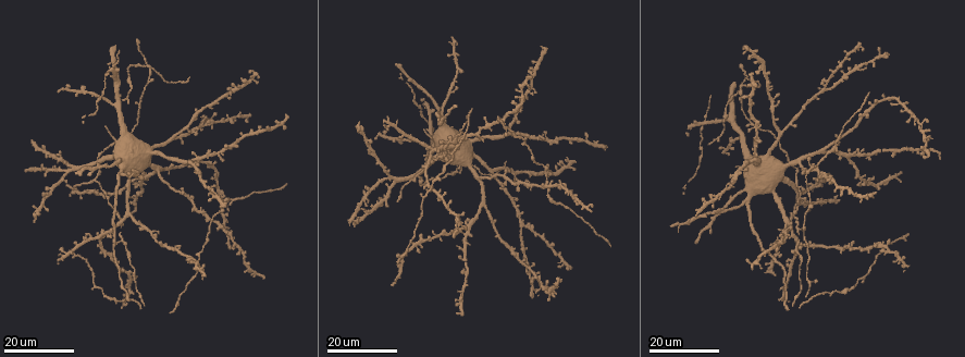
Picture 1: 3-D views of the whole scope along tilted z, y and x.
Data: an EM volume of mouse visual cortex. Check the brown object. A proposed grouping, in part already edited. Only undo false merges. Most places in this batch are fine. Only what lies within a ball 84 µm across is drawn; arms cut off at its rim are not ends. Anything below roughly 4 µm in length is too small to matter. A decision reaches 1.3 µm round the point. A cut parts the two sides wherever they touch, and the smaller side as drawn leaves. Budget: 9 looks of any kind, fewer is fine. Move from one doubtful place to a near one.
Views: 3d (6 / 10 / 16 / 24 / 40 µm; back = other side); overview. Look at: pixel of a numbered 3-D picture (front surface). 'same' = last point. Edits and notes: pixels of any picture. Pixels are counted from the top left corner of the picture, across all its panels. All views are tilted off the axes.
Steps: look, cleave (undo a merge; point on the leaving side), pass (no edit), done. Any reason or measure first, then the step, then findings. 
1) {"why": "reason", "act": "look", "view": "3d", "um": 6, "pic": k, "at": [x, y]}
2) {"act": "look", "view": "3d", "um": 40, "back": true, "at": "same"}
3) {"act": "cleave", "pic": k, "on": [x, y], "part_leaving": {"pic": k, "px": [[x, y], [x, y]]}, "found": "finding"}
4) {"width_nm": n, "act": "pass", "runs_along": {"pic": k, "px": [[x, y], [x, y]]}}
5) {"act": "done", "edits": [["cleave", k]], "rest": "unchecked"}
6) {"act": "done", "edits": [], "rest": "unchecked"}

{"why": "three arms meet", "act": "look", "view": "3d", "um": 16, "pic": 1, "at": [141, 100]}

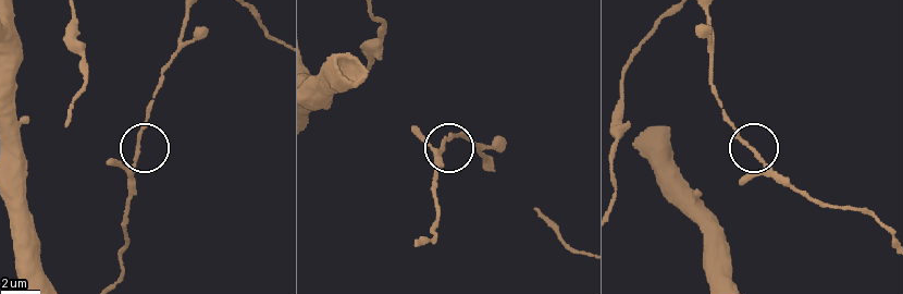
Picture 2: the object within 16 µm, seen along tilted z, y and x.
{"act": "look", "view": "3d", "um": 6, "pic": 2, "at": [136, 161]}

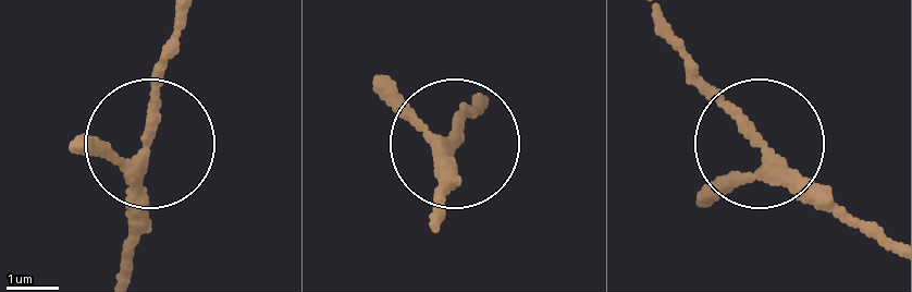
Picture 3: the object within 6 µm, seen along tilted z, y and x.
{"act": "pass", "runs_along": {"pic": 3, "px": [[890, 251], [826, 207], [663, 36]]}, "found": "continuous, no second neuron"}

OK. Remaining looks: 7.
{"act": "look", "view": "3d", "um": 16, "pic": 1, "at": [92, 178]}

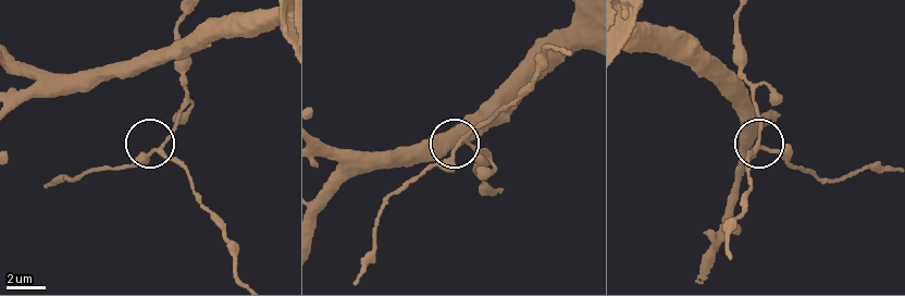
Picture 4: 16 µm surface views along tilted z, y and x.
{"act": "look", "view": "3d", "um": 10, "pic": 4, "at": [459, 139]}

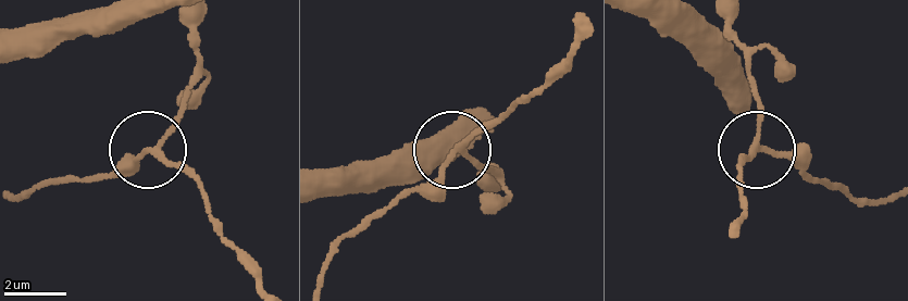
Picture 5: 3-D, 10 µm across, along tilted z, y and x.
{"act": "pass", "runs_along": {"pic": 5, "px": [[184, 17], [194, 69], [177, 124], [142, 159], [78, 183]]}, "found": "continuous, no second neuron"}

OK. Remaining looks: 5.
{"why": "thin arm on a thick one", "act": "look", "view": "3d", "um": 24, "pic": 1, "at": [523, 225]}

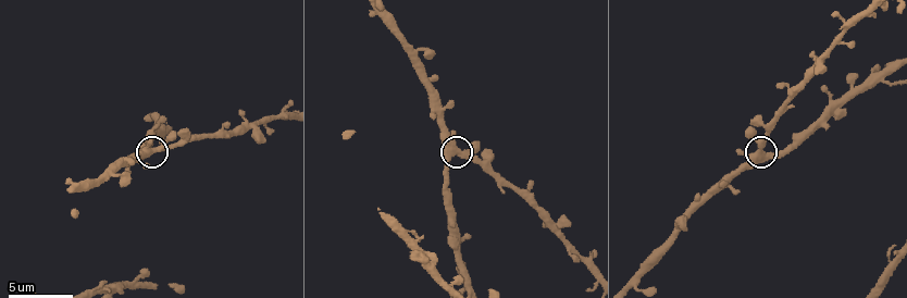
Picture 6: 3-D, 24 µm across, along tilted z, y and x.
{"act": "look", "view": "3d", "um": 10, "pic": 6, "at": [453, 152]}

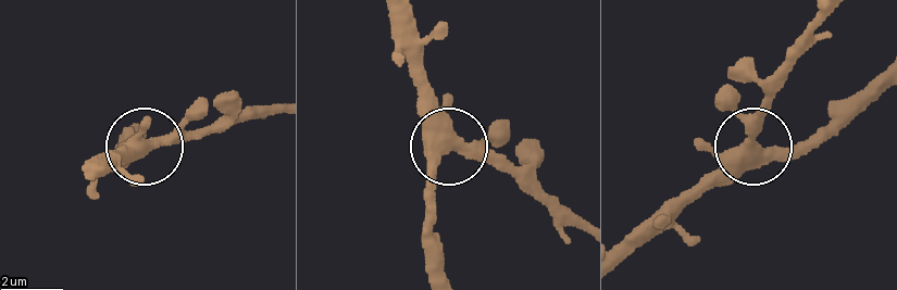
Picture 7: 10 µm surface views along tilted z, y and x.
{"width_nm": 360, "act": "pass", "found": "one neuron here"}

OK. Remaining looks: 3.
{"why": "branch point", "act": "look", "view": "3d", "um": 24, "pic": 1, "at": [755, 159]}

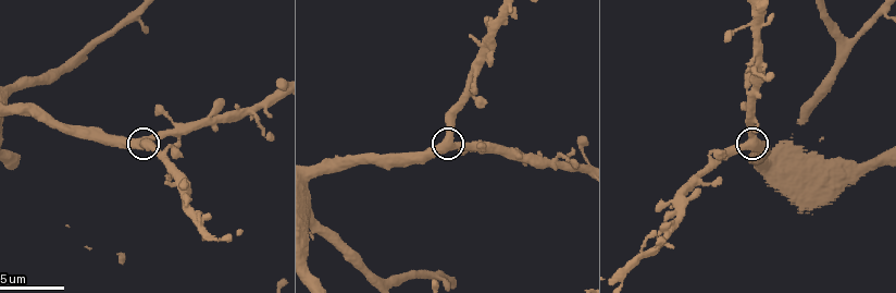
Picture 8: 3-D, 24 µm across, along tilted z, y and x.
{"act": "look", "view": "3d", "um": 6, "pic": 8, "at": [450, 139]}

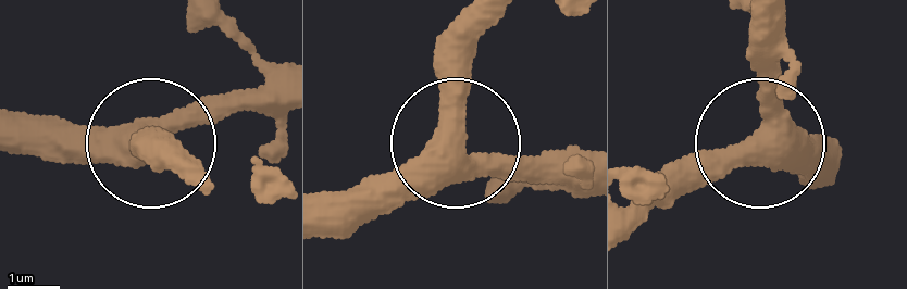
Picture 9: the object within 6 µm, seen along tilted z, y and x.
{"arms": 3, "act": "pass", "found": "all the same neuron"}

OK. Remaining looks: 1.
{"act": "done", "edits": [], "rest": "unchecked"}

